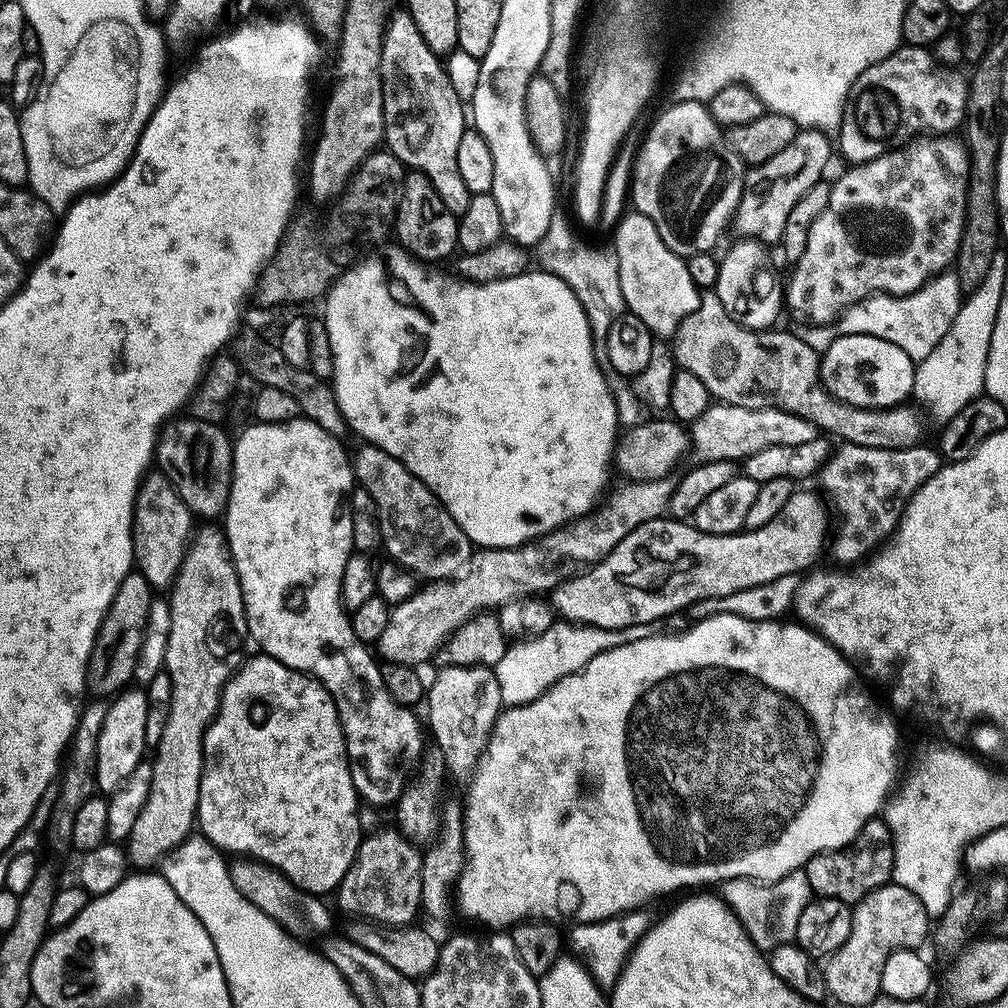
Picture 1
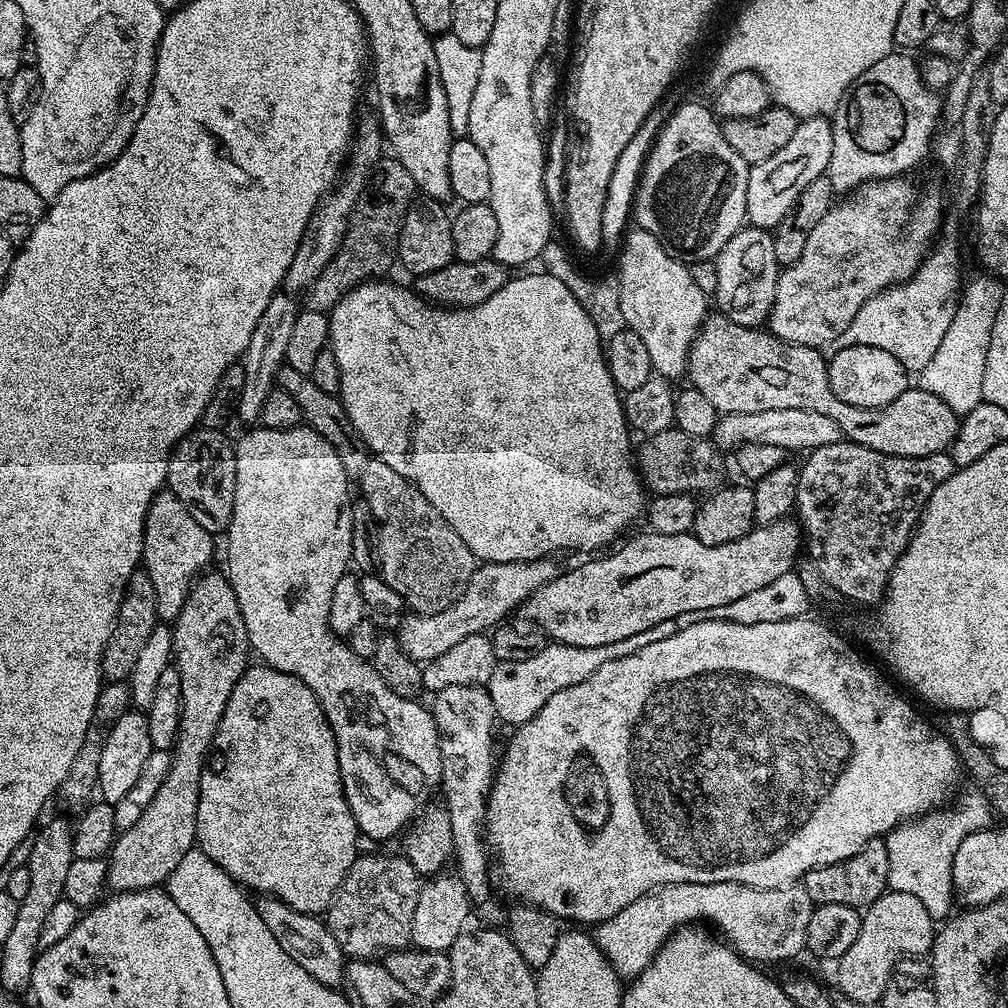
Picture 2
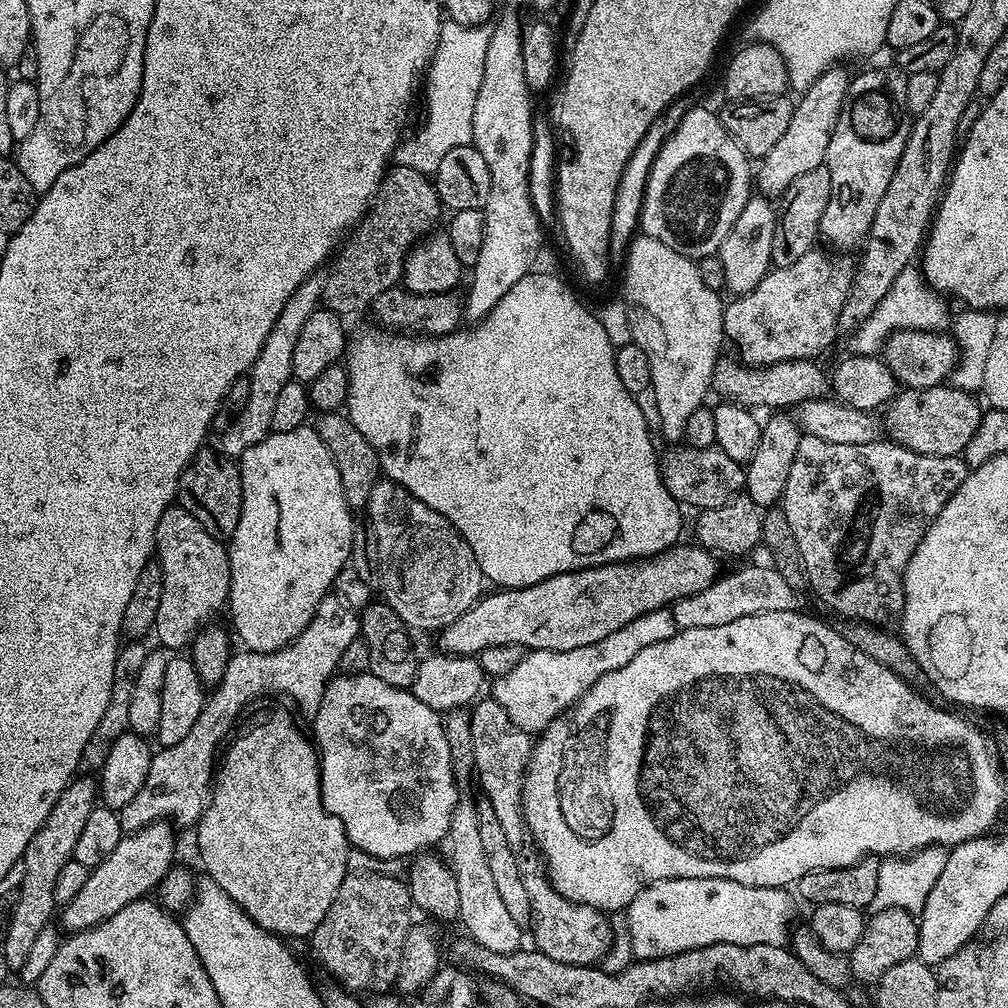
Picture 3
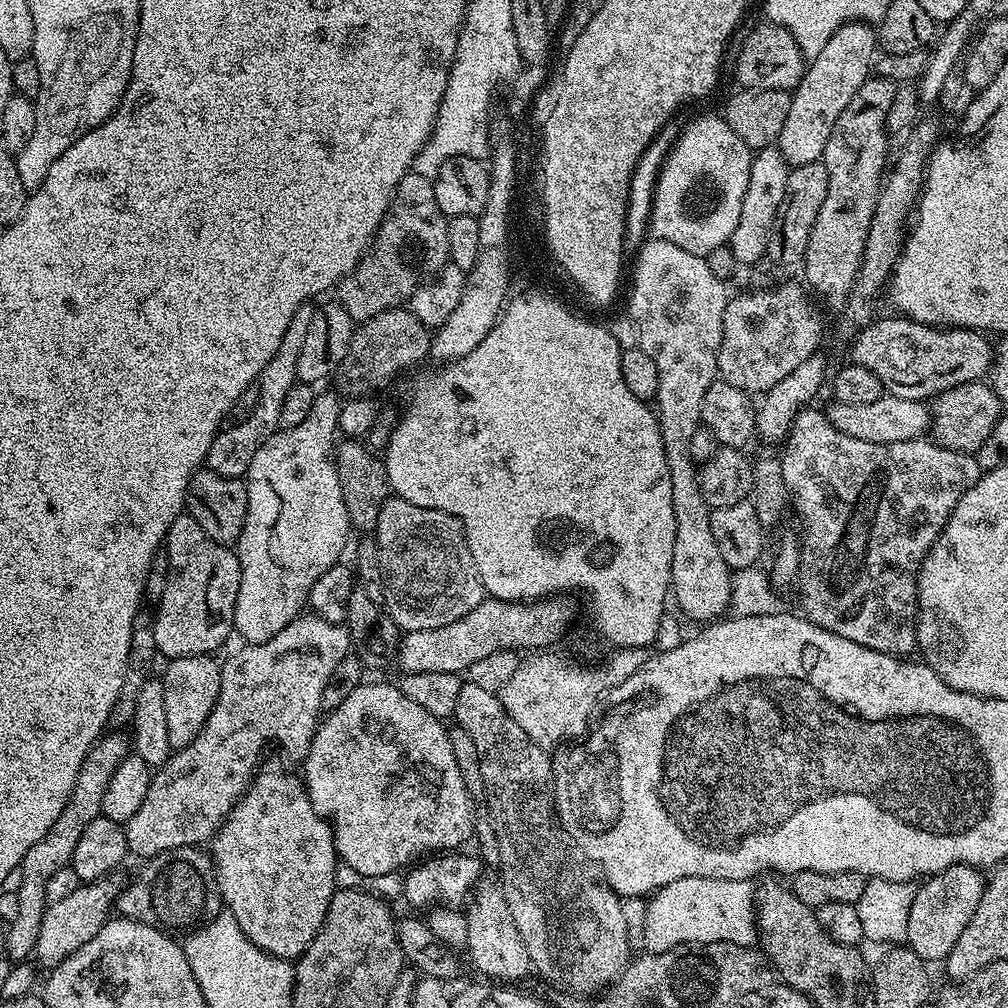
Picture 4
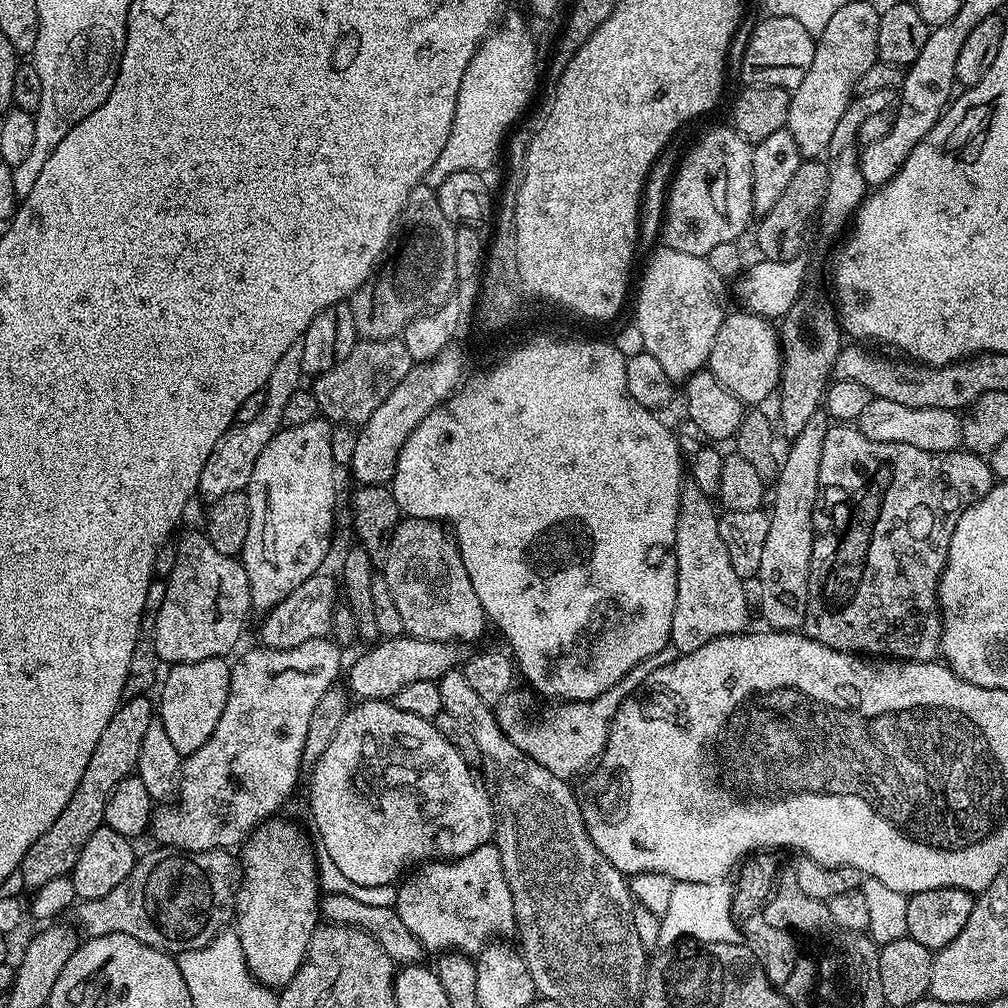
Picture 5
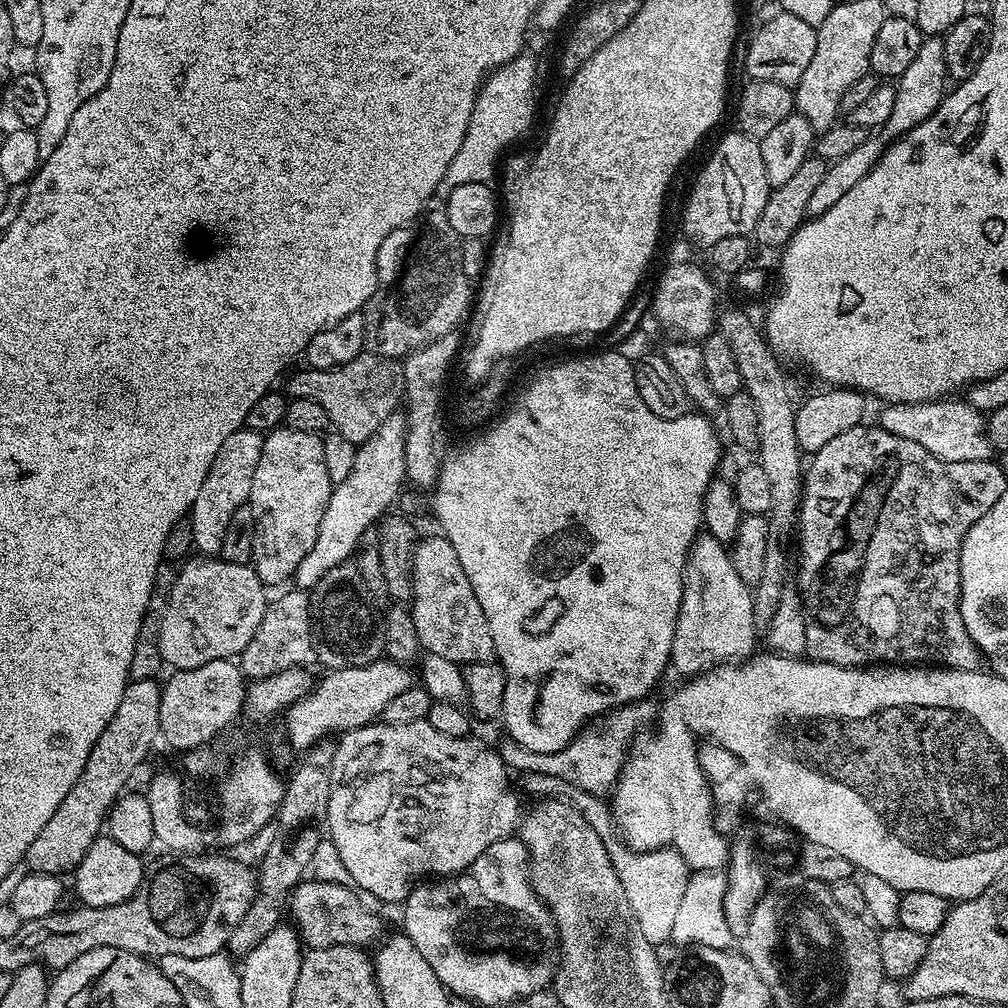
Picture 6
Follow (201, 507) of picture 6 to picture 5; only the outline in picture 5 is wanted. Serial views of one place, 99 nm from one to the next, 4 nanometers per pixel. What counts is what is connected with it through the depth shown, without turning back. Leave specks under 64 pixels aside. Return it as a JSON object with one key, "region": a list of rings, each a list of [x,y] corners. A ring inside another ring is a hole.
{"region":[[[297,342],[282,354],[282,358],[274,366],[273,372],[264,387],[264,405],[254,418],[254,422],[245,424],[235,423],[218,438],[218,446],[210,450],[210,458],[206,458],[206,466],[202,470],[199,491],[205,492],[208,498],[234,494],[235,492],[244,492],[250,482],[250,474],[254,474],[254,462],[258,462],[258,454],[266,450],[266,442],[274,438],[274,434],[280,431],[282,427],[282,409],[289,404],[290,398],[302,386],[305,379],[302,370],[302,346]]]}

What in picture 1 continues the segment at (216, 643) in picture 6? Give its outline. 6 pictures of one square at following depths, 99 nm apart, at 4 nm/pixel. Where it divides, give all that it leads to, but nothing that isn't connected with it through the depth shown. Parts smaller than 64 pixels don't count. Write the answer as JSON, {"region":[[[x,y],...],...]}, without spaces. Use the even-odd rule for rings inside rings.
{"region":[[[152,470],[140,481],[136,492],[136,505],[132,511],[132,554],[135,567],[148,579],[153,589],[167,589],[176,579],[176,571],[184,561],[184,551],[188,549],[194,532],[194,514],[182,502],[174,486],[163,472]]]}

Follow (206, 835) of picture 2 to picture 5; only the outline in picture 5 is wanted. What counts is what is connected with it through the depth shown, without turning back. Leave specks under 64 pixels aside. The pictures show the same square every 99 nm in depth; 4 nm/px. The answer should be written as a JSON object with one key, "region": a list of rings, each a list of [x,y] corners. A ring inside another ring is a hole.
{"region":[[[269,818],[263,824],[259,824],[252,835],[244,841],[242,851],[244,853],[238,856],[238,864],[242,871],[238,876],[238,887],[236,889],[236,911],[234,913],[234,930],[238,934],[238,938],[242,942],[242,954],[246,958],[246,964],[252,976],[259,980],[262,984],[267,984],[273,990],[279,990],[285,984],[290,982],[290,978],[294,978],[294,974],[298,974],[298,970],[304,961],[306,950],[310,946],[310,938],[314,934],[314,930],[322,920],[322,889],[320,877],[317,871],[317,853],[312,850],[312,844],[308,841],[308,836],[296,824],[291,824],[288,820],[278,820],[280,818]]]}

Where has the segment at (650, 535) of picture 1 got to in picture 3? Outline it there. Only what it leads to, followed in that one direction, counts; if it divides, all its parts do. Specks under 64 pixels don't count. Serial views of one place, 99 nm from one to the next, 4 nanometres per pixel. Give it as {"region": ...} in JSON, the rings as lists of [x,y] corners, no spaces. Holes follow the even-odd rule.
{"region":[[[673,546],[656,556],[646,556],[622,564],[603,564],[597,568],[583,568],[577,572],[563,572],[546,578],[534,586],[492,590],[481,595],[476,605],[462,618],[450,622],[450,626],[439,629],[441,653],[449,656],[479,657],[482,650],[490,646],[517,644],[525,650],[578,650],[578,646],[590,646],[602,642],[616,630],[622,630],[640,616],[650,614],[659,608],[668,608],[680,599],[698,595],[718,580],[717,557],[706,548]]]}

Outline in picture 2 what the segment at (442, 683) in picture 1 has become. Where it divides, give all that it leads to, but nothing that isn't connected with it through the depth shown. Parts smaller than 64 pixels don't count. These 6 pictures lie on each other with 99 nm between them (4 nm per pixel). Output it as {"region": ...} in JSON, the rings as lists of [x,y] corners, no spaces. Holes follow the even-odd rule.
{"region":[[[471,684],[470,686],[446,686],[446,690],[435,693],[430,711],[436,729],[440,732],[440,749],[442,750],[442,803],[450,814],[450,830],[454,834],[454,857],[458,875],[466,886],[466,894],[473,905],[484,904],[494,892],[494,884],[488,881],[488,864],[490,868],[490,852],[486,847],[486,825],[484,814],[488,811],[488,797],[492,790],[494,779],[494,756],[492,760],[492,727],[498,724],[494,710],[494,702],[490,698],[487,687]]]}

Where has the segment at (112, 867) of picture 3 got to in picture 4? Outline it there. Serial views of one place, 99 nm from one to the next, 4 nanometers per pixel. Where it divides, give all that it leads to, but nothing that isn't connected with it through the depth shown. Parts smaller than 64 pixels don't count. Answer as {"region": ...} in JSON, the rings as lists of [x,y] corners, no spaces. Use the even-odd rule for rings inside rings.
{"region":[[[116,878],[84,882],[78,890],[74,890],[74,894],[49,904],[42,918],[42,930],[38,930],[35,963],[41,969],[51,970],[57,968],[66,958],[70,958],[70,954],[74,954],[78,946],[86,946],[86,942],[90,942],[90,938],[94,938],[94,934],[98,934],[98,930],[102,930],[102,926],[113,915],[121,887],[121,881],[116,881]]]}

